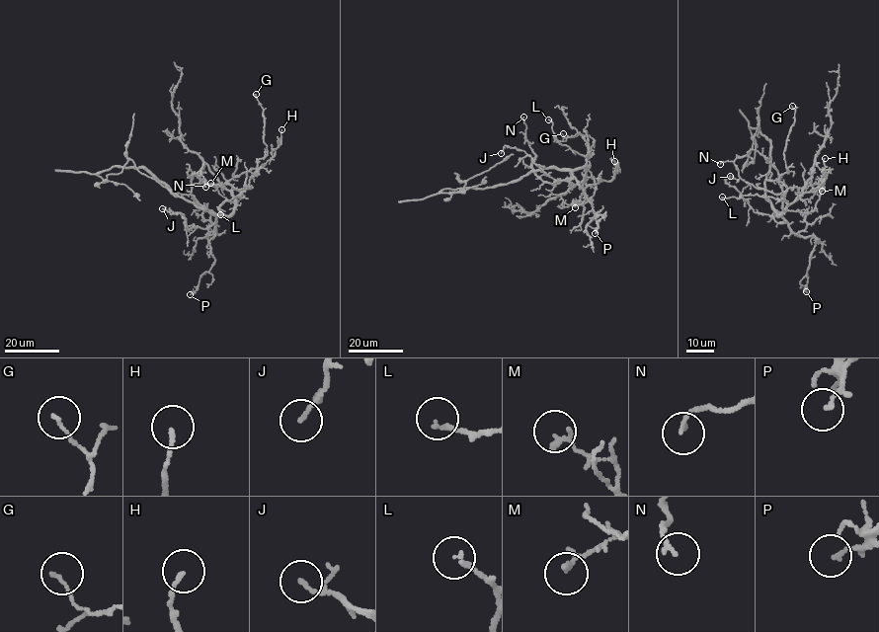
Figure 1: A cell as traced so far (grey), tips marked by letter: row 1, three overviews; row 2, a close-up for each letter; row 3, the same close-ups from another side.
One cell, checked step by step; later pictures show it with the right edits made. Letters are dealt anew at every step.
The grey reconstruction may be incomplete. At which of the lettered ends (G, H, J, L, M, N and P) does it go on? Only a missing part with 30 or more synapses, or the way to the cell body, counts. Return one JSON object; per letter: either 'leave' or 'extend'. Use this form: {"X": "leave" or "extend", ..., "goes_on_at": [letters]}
{"G": "leave", "H": "leave", "J": "leave", "L": "leave", "M": "leave", "N": "leave", "P": "leave", "goes_on_at": []}

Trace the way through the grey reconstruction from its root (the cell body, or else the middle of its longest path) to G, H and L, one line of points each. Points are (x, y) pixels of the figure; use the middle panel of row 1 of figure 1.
G: (579, 168), (587, 168), (590, 156), (587, 142), (592, 147), (595, 139), (579, 133), (566, 137), (563, 133)
H: (579, 168), (587, 168), (583, 184), (586, 188), (613, 179), (618, 164), (614, 161)
L: (579, 168), (587, 168), (587, 157), (554, 138), (553, 123), (548, 119)

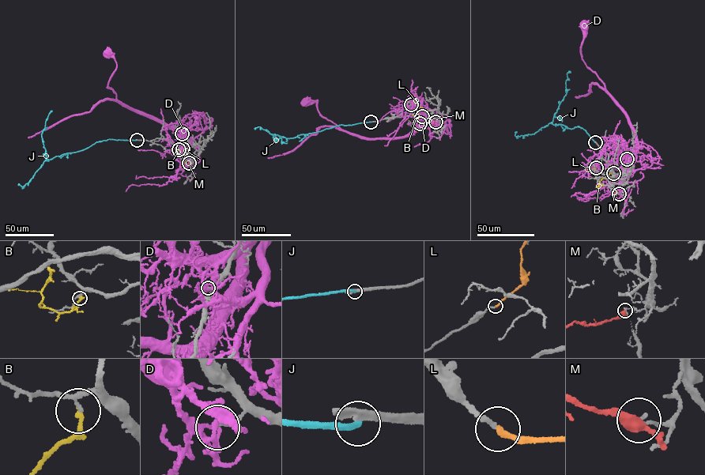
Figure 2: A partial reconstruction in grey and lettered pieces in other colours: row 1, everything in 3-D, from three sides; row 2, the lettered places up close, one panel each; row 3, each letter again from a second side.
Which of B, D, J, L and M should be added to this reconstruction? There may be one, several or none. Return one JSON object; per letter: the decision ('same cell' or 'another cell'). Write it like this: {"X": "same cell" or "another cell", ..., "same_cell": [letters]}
{"B": "another cell", "D": "another cell", "J": "another cell", "L": "same cell", "M": "another cell", "same_cell": ["L"]}

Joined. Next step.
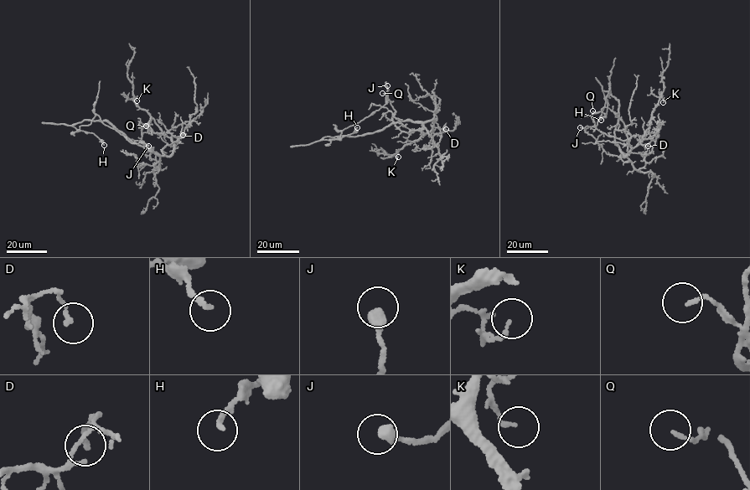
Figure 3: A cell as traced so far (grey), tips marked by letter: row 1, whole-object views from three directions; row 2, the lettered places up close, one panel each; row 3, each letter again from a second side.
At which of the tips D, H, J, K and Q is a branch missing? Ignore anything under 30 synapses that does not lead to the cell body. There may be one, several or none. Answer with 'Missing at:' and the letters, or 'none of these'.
Missing at: none of these

